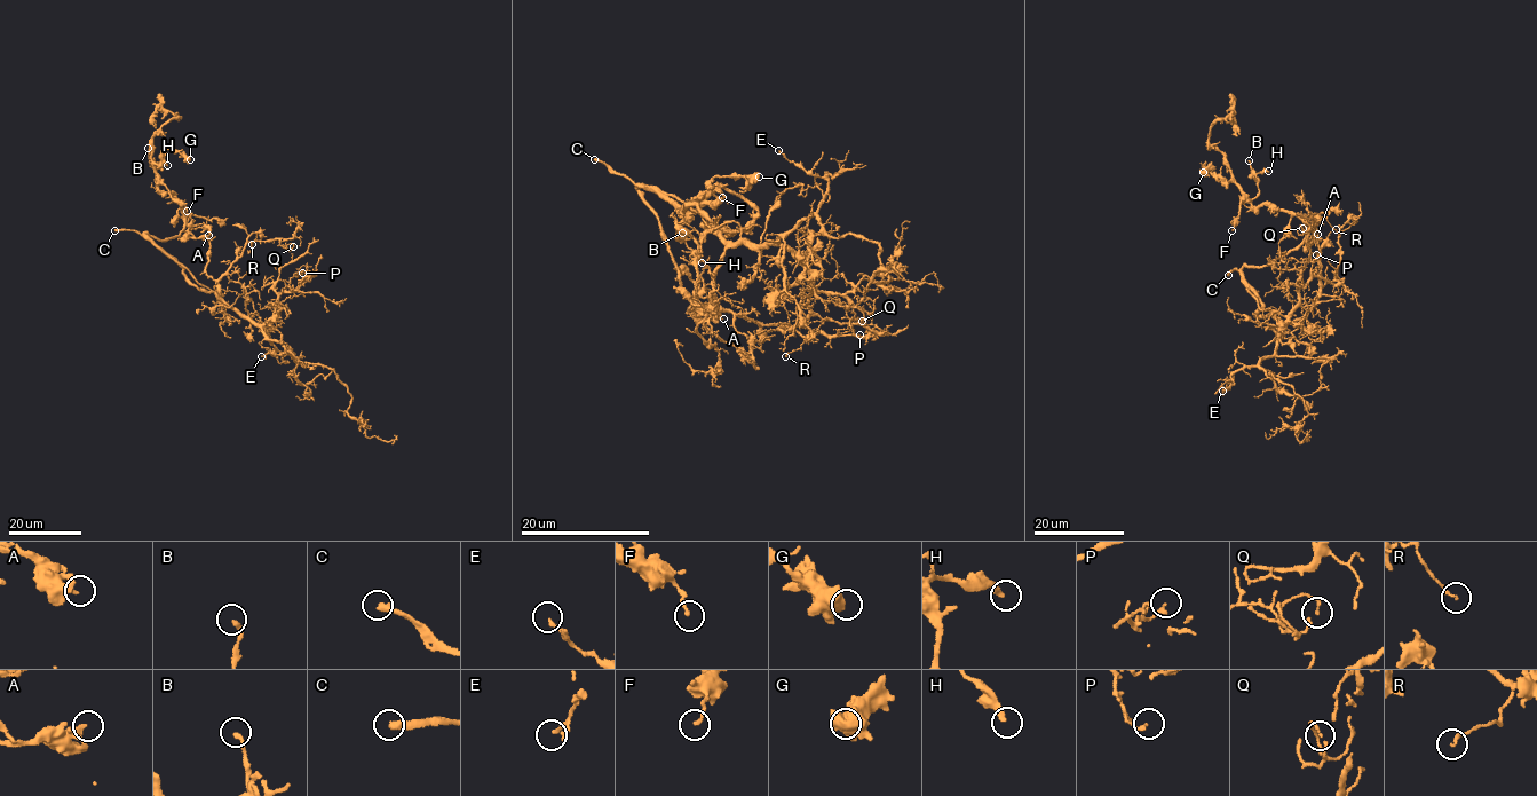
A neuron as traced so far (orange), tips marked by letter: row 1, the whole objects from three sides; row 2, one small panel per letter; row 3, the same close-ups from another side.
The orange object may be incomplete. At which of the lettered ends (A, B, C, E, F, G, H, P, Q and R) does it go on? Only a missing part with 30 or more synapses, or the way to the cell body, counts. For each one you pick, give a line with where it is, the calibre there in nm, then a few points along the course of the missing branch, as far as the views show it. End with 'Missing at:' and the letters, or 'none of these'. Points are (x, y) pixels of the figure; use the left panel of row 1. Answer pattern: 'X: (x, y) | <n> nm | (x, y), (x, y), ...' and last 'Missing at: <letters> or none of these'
C: (115, 230) | 340 nm | (115, 230), (81, 226), (64, 233), (52, 229), (44, 238)
Missing at: C

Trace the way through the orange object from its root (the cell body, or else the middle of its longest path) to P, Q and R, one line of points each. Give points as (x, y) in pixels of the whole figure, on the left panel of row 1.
P: (180, 265), (199, 283), (260, 324), (277, 312), (278, 296), (290, 278), (302, 273)
Q: (180, 265), (224, 306), (219, 300), (218, 281), (247, 243), (277, 238), (287, 250), (288, 243), (293, 246)
R: (180, 265), (224, 306), (219, 300), (219, 278), (240, 255), (247, 237), (256, 233), (252, 244)

